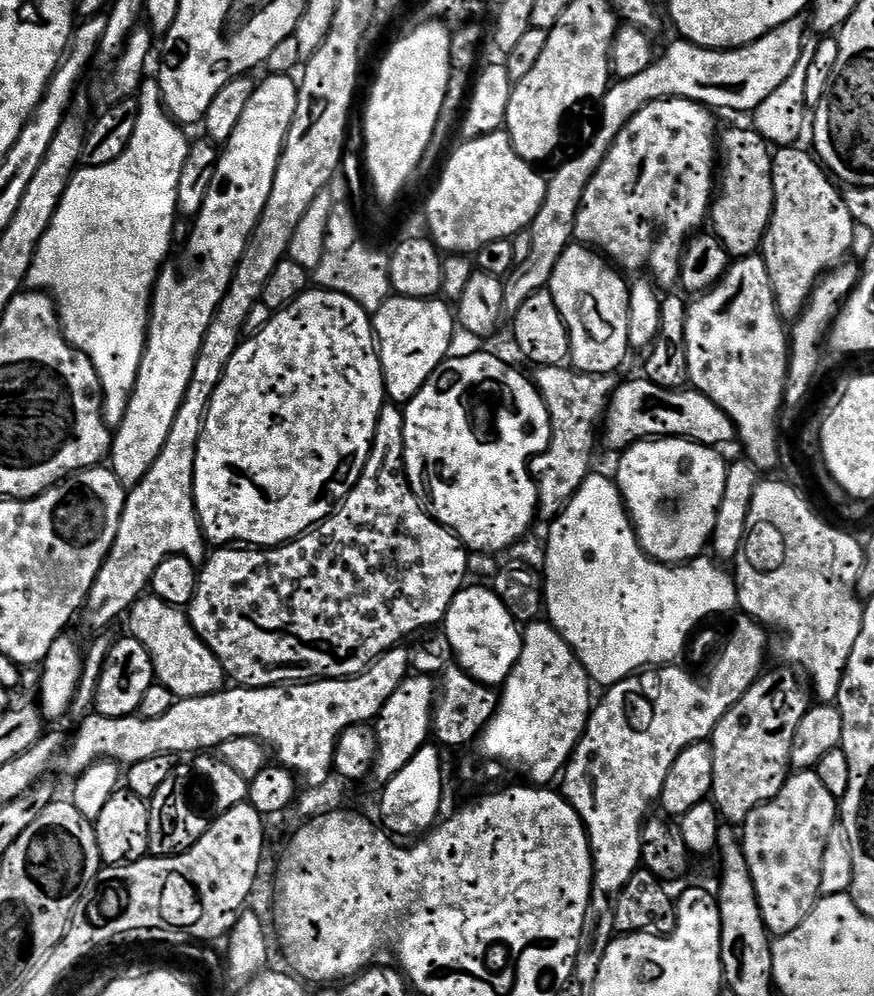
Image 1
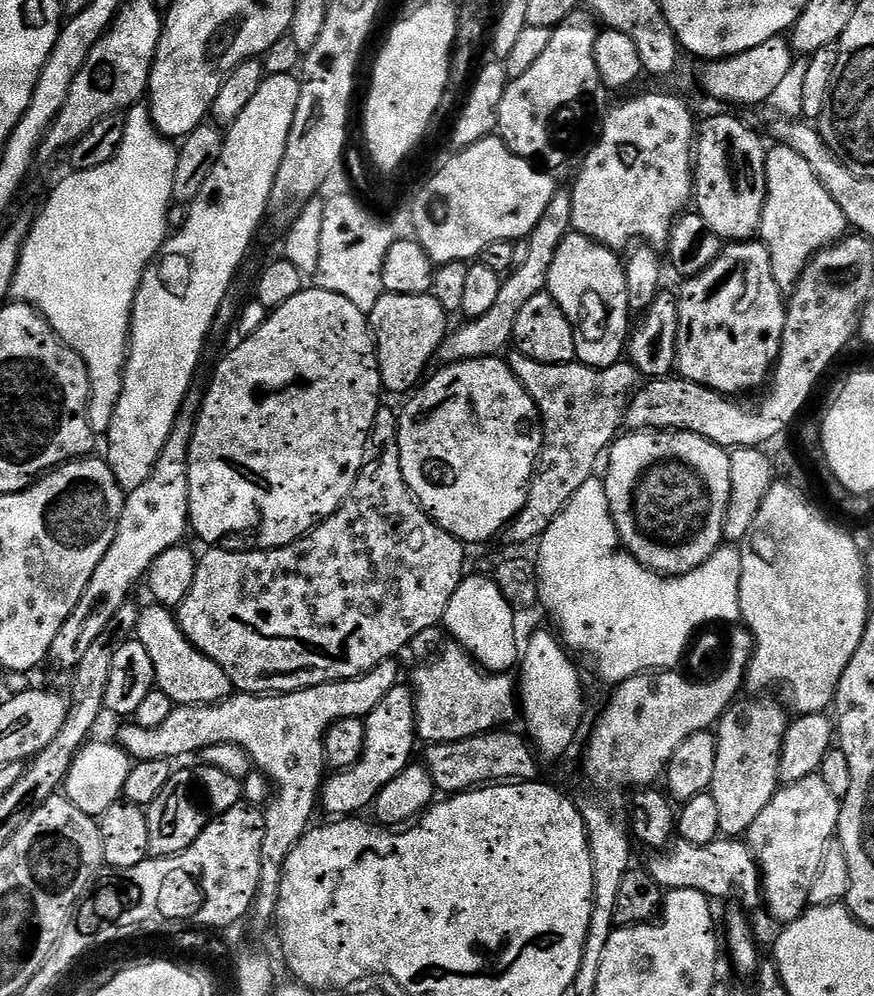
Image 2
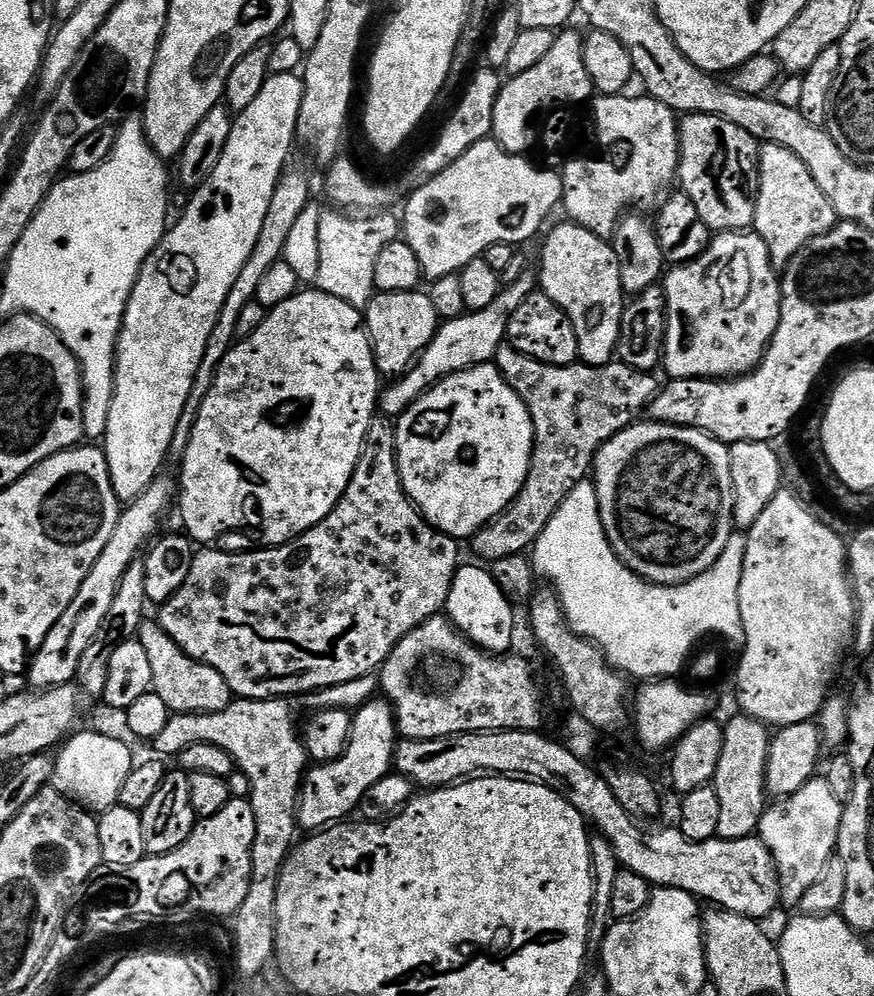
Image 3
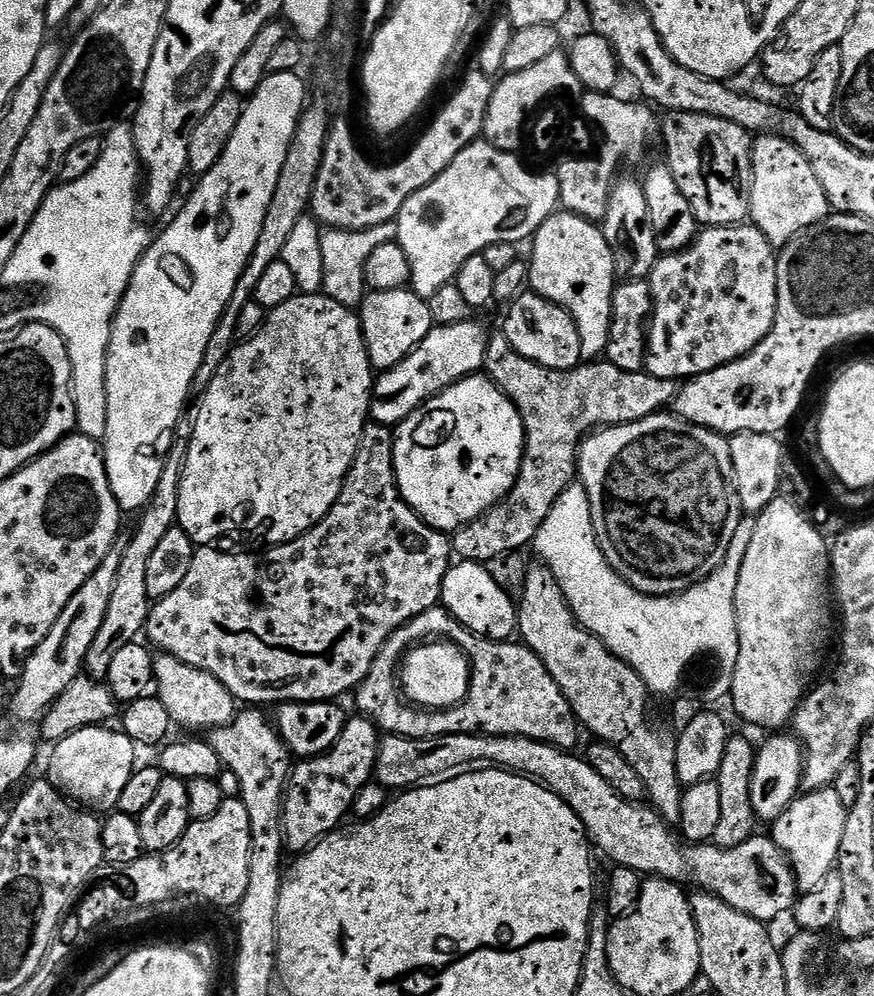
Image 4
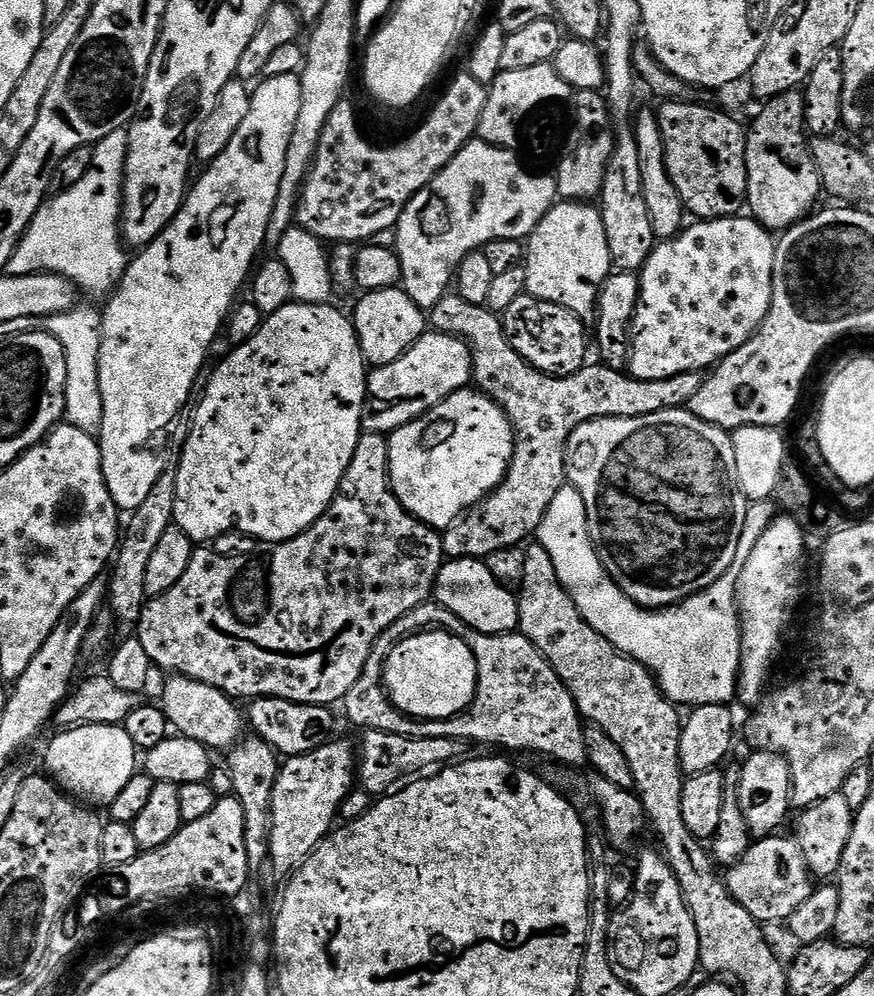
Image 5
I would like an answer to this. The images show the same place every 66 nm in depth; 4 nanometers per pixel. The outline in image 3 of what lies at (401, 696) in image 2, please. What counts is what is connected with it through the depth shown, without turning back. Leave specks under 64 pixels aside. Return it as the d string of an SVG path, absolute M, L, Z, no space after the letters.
M373 698L367 700L362 707L355 709L352 718L352 729L346 750L336 760L329 764L312 766L305 771L304 783L300 785L300 803L298 805L298 824L305 833L312 834L317 830L323 830L337 822L344 822L348 816L357 811L363 795L374 786L375 783L386 779L393 771L396 758L396 746L398 743L398 725L394 715L394 709L387 699Z

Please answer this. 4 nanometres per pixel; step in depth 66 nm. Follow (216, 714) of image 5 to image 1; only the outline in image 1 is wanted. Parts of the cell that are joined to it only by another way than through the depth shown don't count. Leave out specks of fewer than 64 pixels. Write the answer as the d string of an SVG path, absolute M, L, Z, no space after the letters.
M145 594L128 609L127 620L127 631L138 642L142 642L142 646L146 646L150 654L156 680L166 686L166 690L170 690L176 700L202 698L225 687L224 668L214 653L204 645L202 638L188 621L184 608L175 608L172 604L159 600L157 596Z

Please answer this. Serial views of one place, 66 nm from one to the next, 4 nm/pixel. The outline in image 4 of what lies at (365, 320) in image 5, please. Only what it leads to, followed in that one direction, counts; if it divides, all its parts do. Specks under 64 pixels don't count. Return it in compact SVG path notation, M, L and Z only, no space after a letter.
M408 288L369 291L358 308L358 315L368 357L376 370L398 366L398 362L409 356L434 326L427 300Z

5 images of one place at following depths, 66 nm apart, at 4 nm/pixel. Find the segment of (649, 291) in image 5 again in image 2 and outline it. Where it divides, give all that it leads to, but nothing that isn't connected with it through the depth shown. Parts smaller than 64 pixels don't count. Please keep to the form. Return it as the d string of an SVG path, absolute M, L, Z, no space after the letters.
M759 239L728 242L721 247L720 257L696 276L683 281L678 291L678 372L690 382L698 382L725 396L739 397L739 392L763 389L769 383L776 360L780 356L780 343L786 326L786 296L770 270L768 248Z

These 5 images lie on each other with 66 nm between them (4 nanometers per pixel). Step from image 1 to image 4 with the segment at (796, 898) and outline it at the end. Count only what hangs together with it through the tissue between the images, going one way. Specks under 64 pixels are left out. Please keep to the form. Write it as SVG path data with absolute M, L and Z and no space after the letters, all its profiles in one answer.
M835 787L823 788L797 796L796 801L779 818L771 821L772 840L787 854L796 876L796 887L801 893L814 890L814 886L819 886L822 878L829 876L837 867L849 811L842 806Z

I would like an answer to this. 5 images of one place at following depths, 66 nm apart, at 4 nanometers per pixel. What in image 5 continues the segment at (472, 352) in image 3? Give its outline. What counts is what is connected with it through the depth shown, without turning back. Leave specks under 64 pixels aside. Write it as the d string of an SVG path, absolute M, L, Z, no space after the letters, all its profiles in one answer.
M435 330L425 331L402 358L369 371L363 431L391 434L419 416L425 416L434 406L450 398L450 394L472 383L472 348L467 339Z

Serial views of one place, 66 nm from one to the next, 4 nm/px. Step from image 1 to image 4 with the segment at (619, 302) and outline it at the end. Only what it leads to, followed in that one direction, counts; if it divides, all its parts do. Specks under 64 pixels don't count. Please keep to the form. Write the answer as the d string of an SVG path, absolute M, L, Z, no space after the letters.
M557 210L531 237L532 258L528 265L531 291L562 306L574 318L582 338L584 360L595 361L608 351L612 326L612 299L618 277L612 248L606 242L603 227L573 212Z

